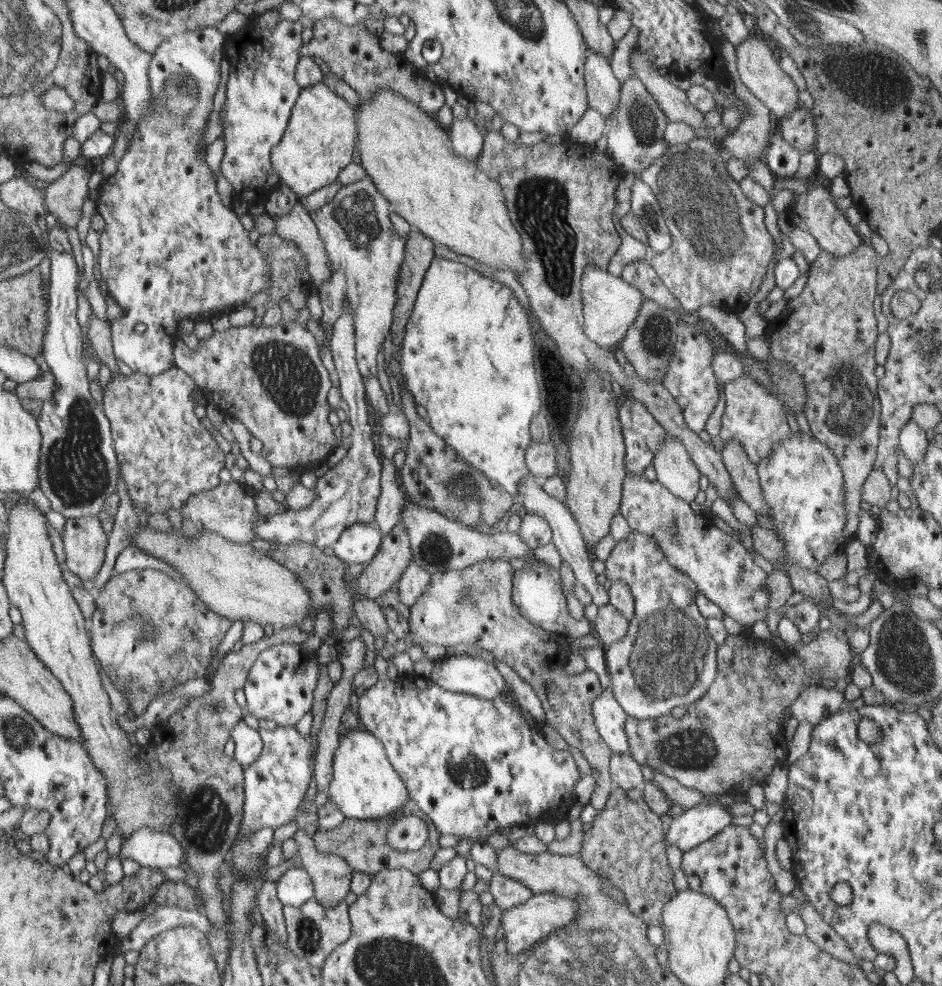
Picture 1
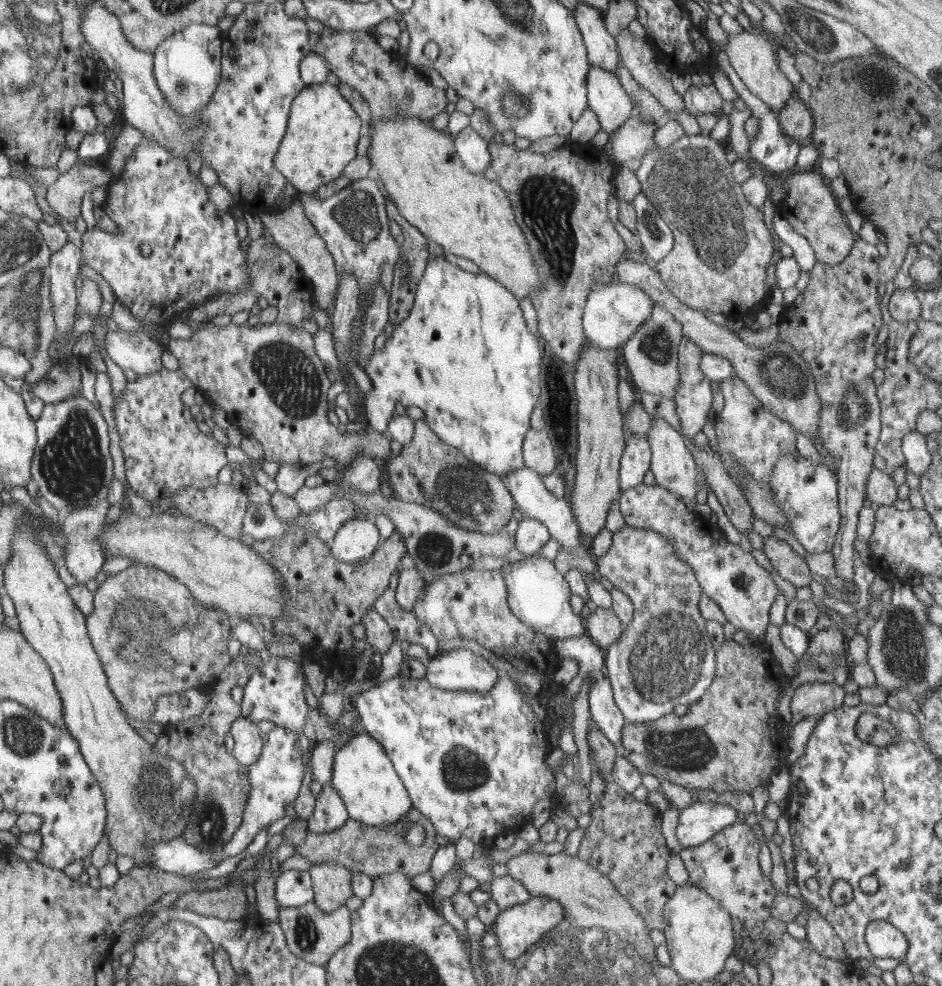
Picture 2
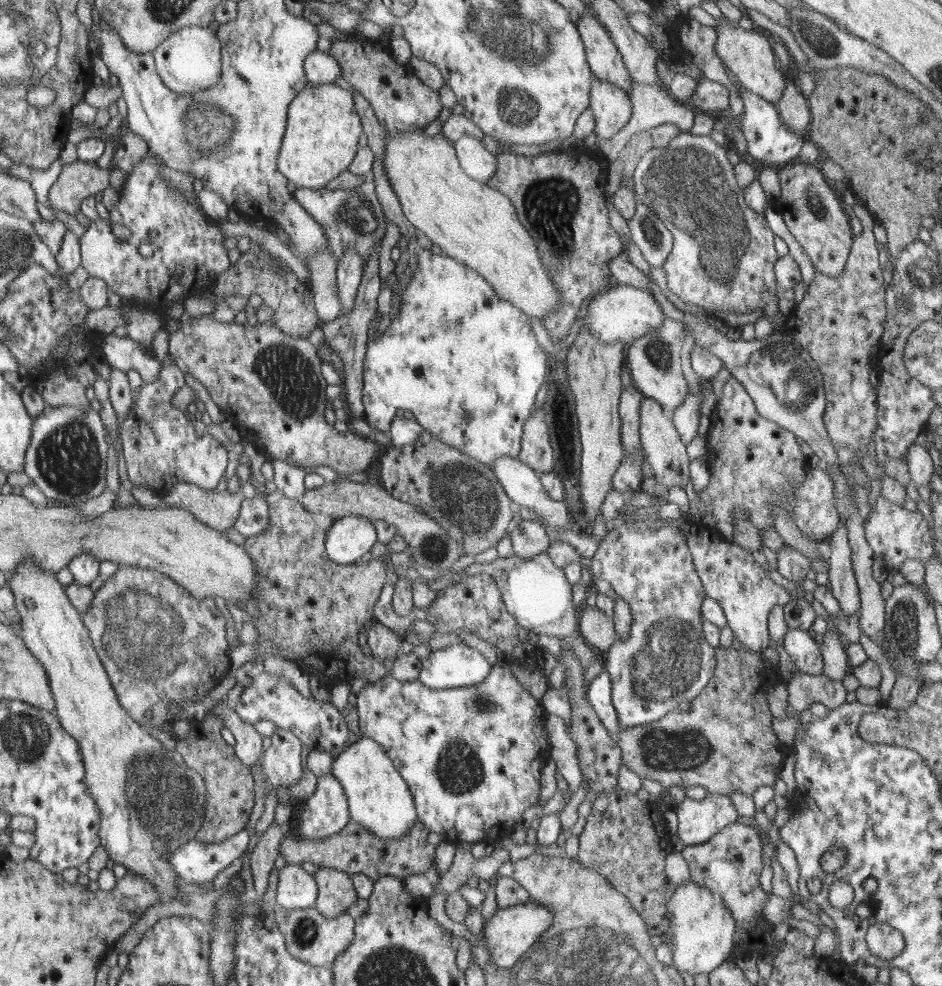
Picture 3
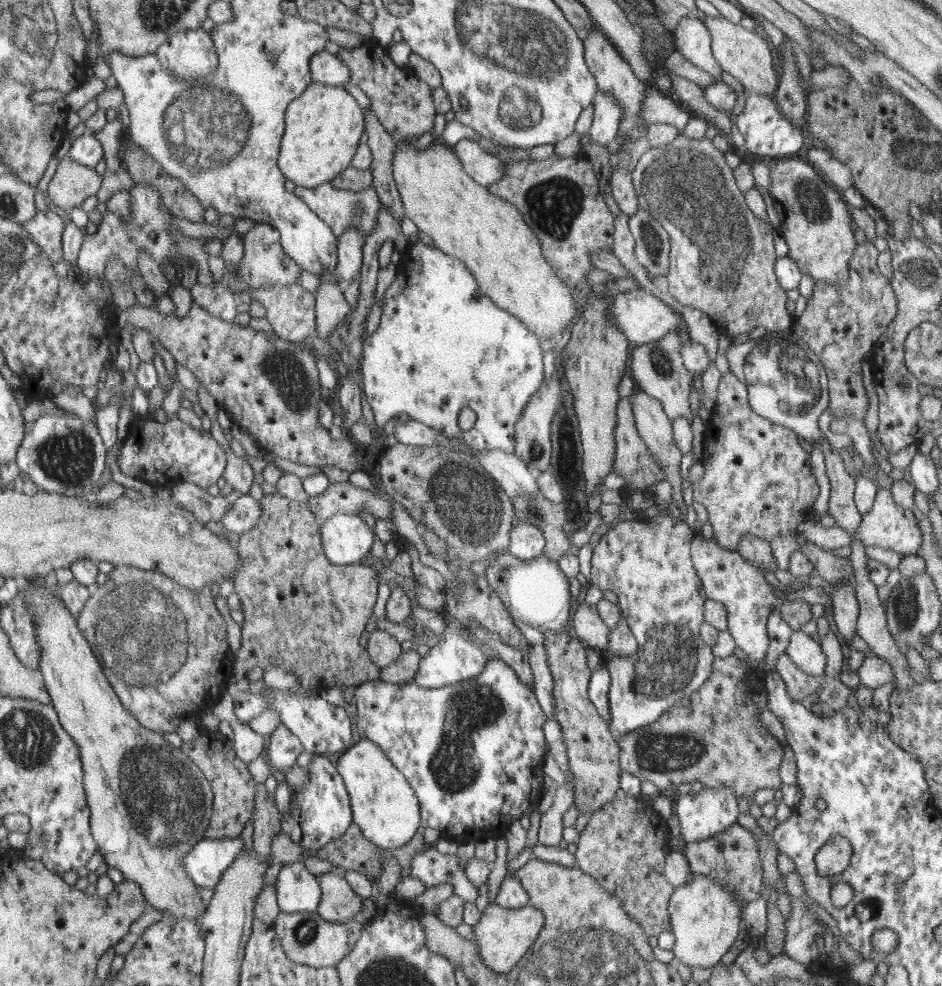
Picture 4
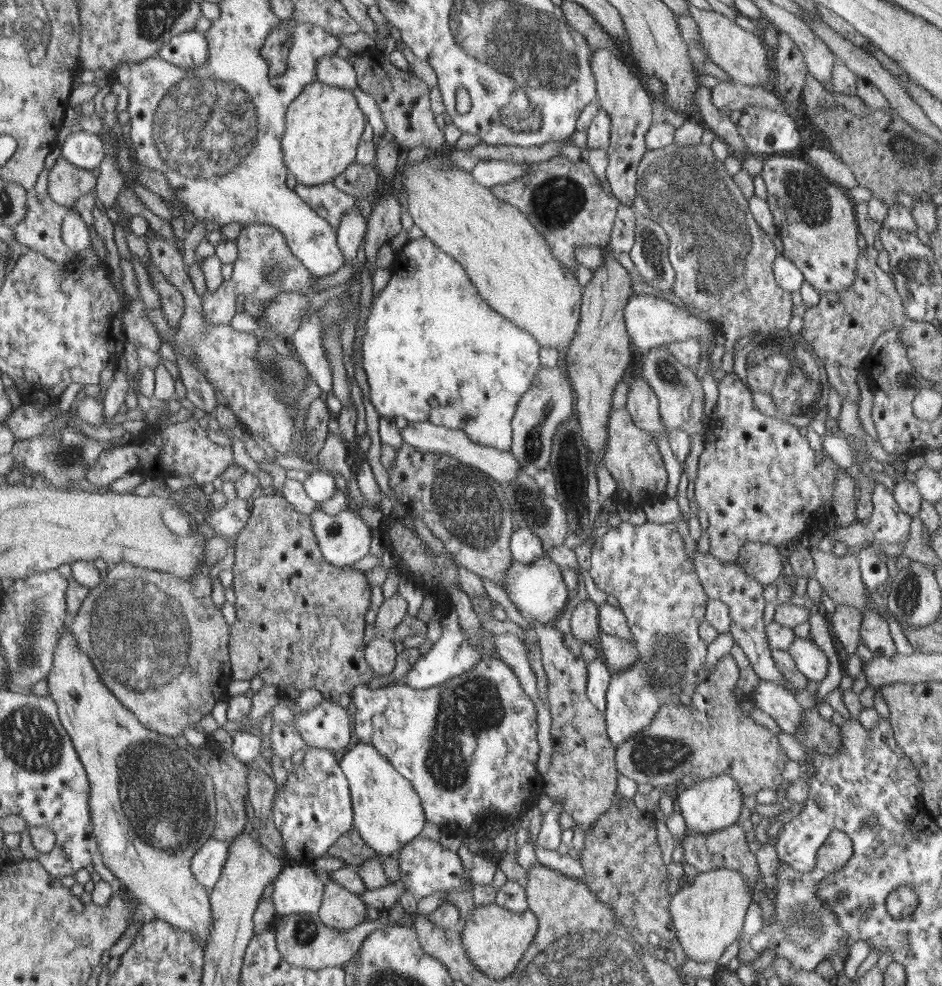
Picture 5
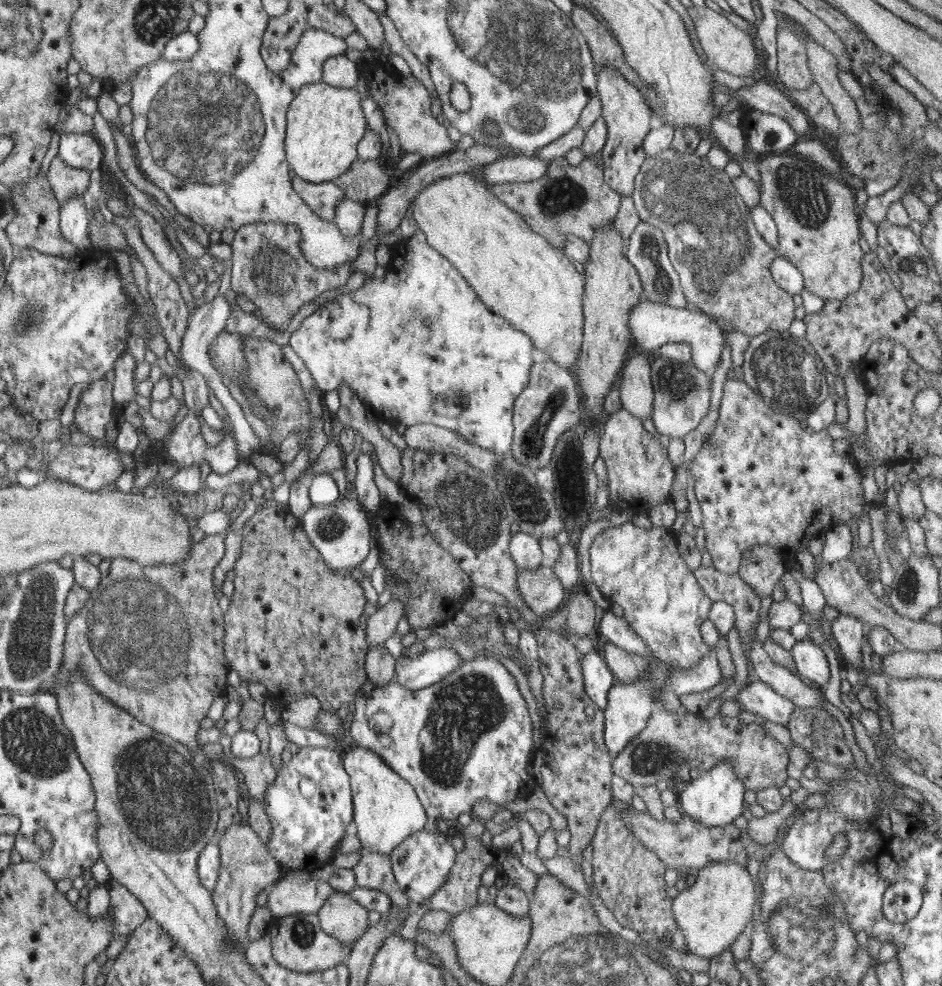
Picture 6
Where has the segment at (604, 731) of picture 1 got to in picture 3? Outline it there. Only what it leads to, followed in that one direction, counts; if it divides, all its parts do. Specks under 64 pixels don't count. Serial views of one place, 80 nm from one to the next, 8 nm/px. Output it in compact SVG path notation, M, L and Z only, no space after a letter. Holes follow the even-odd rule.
M604 668L600 675L590 683L587 699L606 730L616 732L616 730L620 729L621 722L613 700L610 700L610 679L608 678L608 672Z

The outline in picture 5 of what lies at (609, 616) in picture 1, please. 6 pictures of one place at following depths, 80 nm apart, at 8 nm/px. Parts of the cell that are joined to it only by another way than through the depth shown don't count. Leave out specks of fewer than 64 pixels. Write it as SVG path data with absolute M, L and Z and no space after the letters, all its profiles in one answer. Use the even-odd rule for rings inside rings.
M589 599L577 604L571 612L571 633L581 642L593 644L600 634L598 630L598 608Z

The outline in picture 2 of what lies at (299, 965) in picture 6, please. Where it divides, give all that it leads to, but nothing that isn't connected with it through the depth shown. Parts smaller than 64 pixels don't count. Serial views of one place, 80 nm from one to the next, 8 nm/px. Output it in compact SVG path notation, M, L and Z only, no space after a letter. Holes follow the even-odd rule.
M314 902L303 904L299 907L279 907L279 926L285 934L287 947L300 959L313 965L326 966L333 958L336 951L342 948L350 940L350 912L346 905L336 911L325 913Z

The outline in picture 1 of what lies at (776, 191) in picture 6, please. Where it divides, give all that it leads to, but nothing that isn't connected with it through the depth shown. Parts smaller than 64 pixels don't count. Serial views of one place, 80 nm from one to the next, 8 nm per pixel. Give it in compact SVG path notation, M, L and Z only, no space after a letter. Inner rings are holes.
M819 179L806 182L808 186L812 184L812 189L808 192L803 191L804 194L798 194L794 205L786 210L787 220L812 234L820 245L821 251L843 257L858 248L864 239L857 232L857 228L849 223L844 211L836 207L834 197L830 195L828 186L824 182L819 182Z

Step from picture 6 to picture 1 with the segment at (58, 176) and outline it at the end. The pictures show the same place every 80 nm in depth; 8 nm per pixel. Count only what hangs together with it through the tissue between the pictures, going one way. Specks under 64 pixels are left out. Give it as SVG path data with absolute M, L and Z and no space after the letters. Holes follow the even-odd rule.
M72 165L63 176L46 188L46 209L63 226L74 228L82 214L80 208L90 192L88 184L90 184L90 172Z

